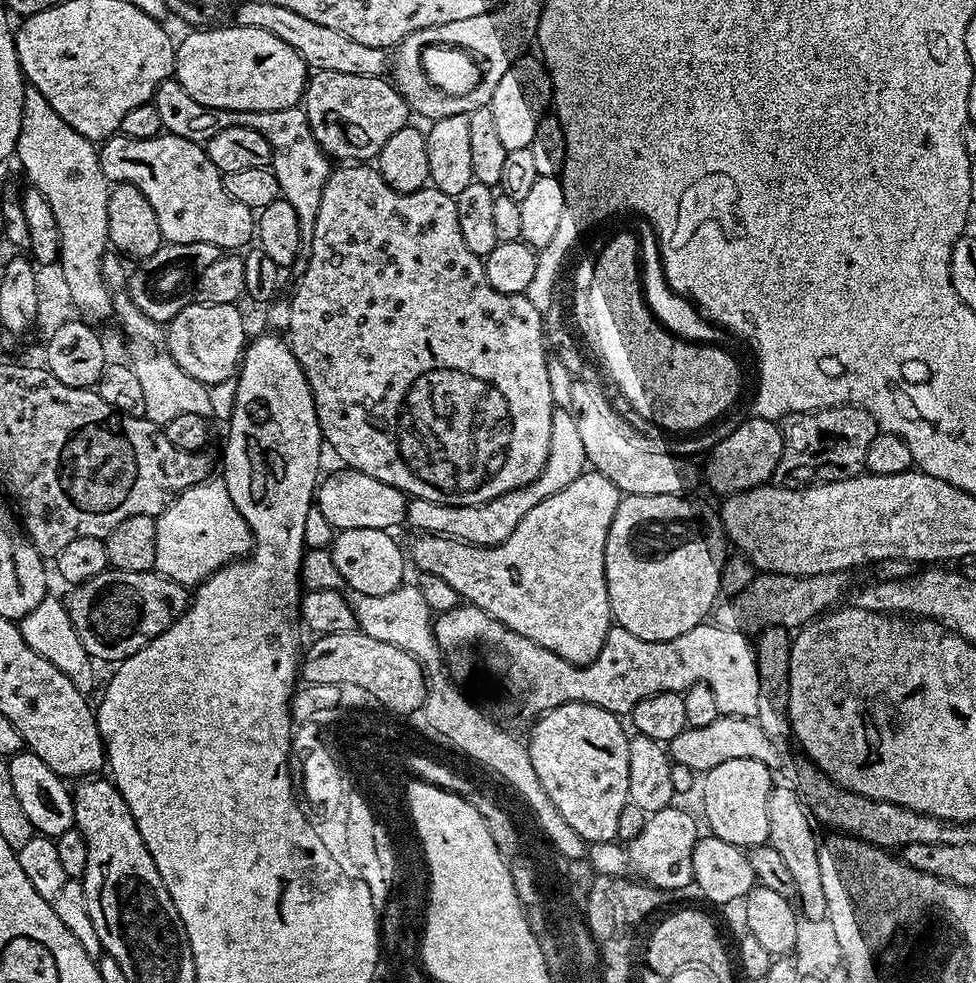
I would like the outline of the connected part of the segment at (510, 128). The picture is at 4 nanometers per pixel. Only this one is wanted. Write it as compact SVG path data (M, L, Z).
M525 54L512 63L510 70L502 74L498 87L494 90L494 98L487 106L490 114L494 114L496 133L502 141L502 146L506 146L508 152L528 148L530 142L534 142L538 122L542 122L542 118L549 115L554 104L552 76L544 67L543 59L533 56Z

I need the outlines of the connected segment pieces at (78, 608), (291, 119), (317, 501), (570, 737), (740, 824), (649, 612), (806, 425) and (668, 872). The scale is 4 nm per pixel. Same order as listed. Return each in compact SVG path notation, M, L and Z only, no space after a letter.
M109 567L107 572L98 574L86 582L69 587L68 596L63 597L66 610L70 614L70 622L74 622L74 630L78 630L78 638L82 638L82 646L86 646L88 655L93 661L112 660L119 662L138 654L147 646L148 641L158 638L188 609L190 592L185 585L166 578L161 572L131 572Z
M175 78L164 80L158 86L154 97L158 114L162 118L164 132L169 136L186 138L195 144L204 144L218 130L230 126L250 126L250 130L258 130L266 142L270 142L272 151L272 168L278 178L281 197L294 206L298 214L301 245L311 245L316 215L322 202L322 192L332 175L334 168L330 163L327 152L321 150L314 134L308 125L308 116L303 107L287 108L286 110L266 110L265 112L247 112L246 110L226 110L225 108L211 108L202 106L202 102L194 102L186 90Z
M351 466L341 467L341 472L332 472L319 481L314 493L314 504L318 516L325 520L333 530L380 530L387 532L403 525L408 518L409 497L394 486L386 486L386 482L378 482L378 478L370 478L370 474L362 474Z
M570 700L567 704L544 713L535 721L532 737L527 737L530 762L534 762L534 772L542 782L542 788L554 802L558 814L578 830L578 834L589 845L606 844L616 840L618 834L618 817L630 802L630 739L620 725L621 717L597 704L583 704Z
M733 758L731 762L722 762L714 766L714 770L703 773L702 788L704 784L704 816L708 819L707 831L711 835L722 838L722 842L730 842L745 850L767 845L770 834L768 804L774 787L772 776L774 776L773 769L762 762L754 762L754 758Z
M642 494L641 496L624 496L618 510L614 514L614 522L610 522L610 534L606 534L606 586L608 601L612 607L613 621L619 627L630 630L643 640L650 642L666 642L670 638L678 638L678 634L686 634L686 630L694 630L694 626L705 623L710 613L718 603L720 596L720 579L722 566L730 555L730 541L724 532L724 522L720 519L719 511L711 508L704 500L695 500L692 494Z
M851 406L792 412L779 421L779 426L784 441L774 480L780 486L829 484L861 475L865 471L866 450L870 450L870 442L878 434L872 415L864 408Z
M671 804L651 813L637 838L629 841L626 851L629 865L637 877L663 892L682 890L693 883L693 848L700 837L695 818L686 810Z

